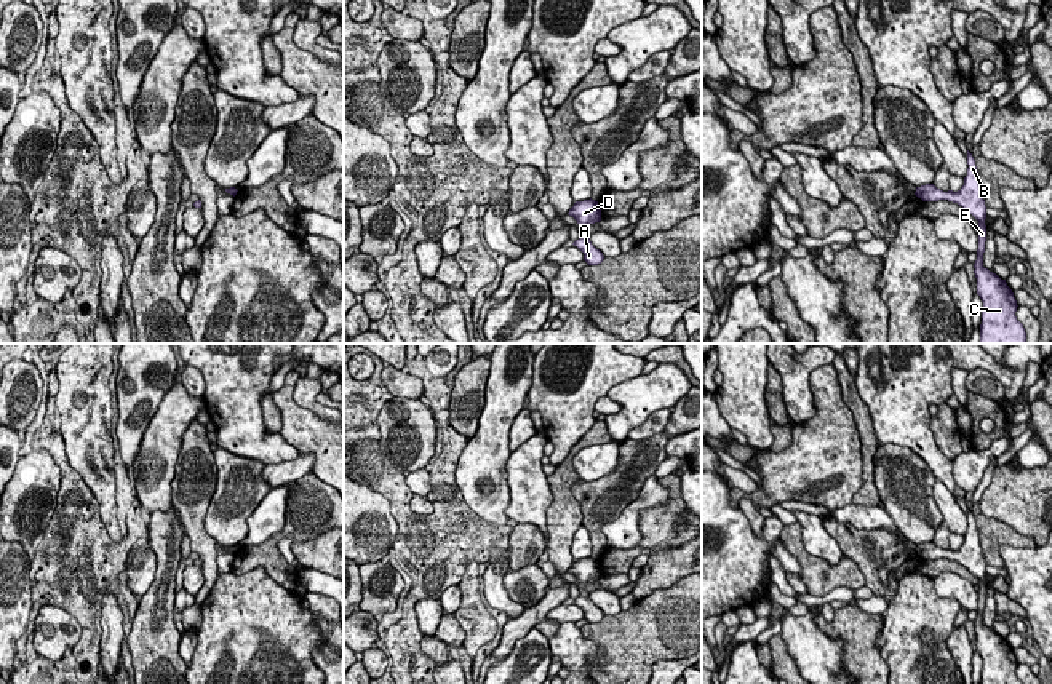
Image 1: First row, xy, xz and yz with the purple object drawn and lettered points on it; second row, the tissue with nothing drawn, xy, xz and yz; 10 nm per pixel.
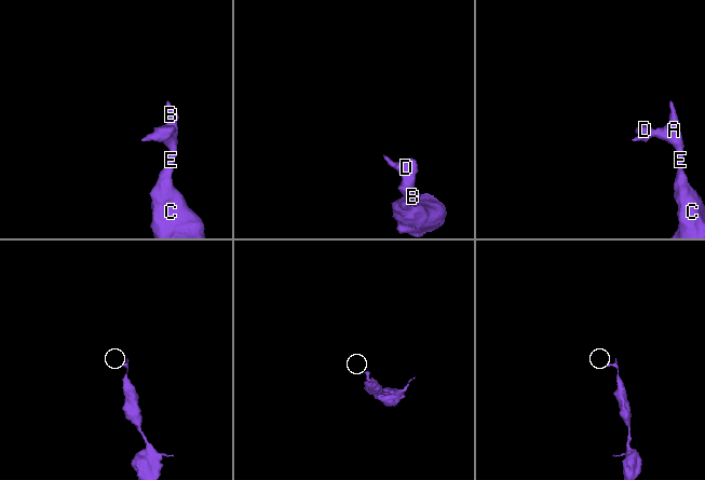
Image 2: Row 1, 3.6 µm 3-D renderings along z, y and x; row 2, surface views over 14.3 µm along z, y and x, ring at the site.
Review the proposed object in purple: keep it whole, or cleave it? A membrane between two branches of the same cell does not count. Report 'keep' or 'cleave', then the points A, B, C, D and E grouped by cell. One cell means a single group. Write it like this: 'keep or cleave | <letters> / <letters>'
keep | A B C D E

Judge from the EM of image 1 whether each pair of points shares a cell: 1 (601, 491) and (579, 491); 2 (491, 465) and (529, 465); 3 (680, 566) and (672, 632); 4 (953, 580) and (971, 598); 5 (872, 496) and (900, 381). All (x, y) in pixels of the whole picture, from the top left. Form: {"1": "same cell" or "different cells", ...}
{"1": "same cell", "2": "different cells", "3": "different cells", "4": "same cell", "5": "different cells"}

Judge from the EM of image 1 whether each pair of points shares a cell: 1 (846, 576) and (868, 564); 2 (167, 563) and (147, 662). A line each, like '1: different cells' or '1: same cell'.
1: different cells
2: same cell

